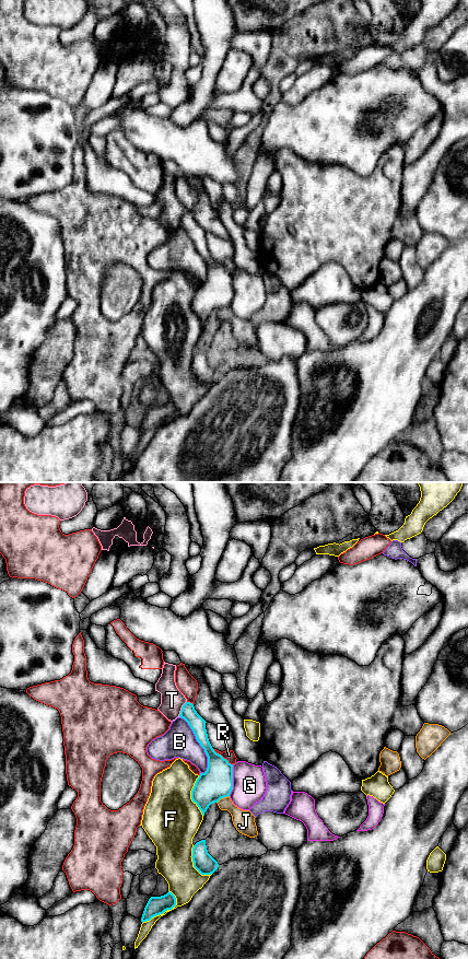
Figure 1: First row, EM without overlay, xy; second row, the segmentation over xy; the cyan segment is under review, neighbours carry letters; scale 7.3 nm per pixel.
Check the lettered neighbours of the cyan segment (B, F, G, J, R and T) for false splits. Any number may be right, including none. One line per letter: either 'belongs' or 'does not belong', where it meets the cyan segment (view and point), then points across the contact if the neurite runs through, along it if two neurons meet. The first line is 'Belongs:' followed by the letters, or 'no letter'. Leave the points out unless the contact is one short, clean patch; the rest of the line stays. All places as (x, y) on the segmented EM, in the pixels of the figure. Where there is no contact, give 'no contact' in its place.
Belongs: no letter
B: does not belong; meets cyan in xy at (200, 745)
F: does not belong; meets cyan in xy at (163, 912)
G: does not belong; meets cyan in xy at (232, 780)
J: does not belong; meets cyan in xy at (222, 797)
R: does not belong; meets cyan in xy at (222, 757)
T: does not belong; meets cyan in xy at (182, 709); border along xy (186, 701), (178, 716)

